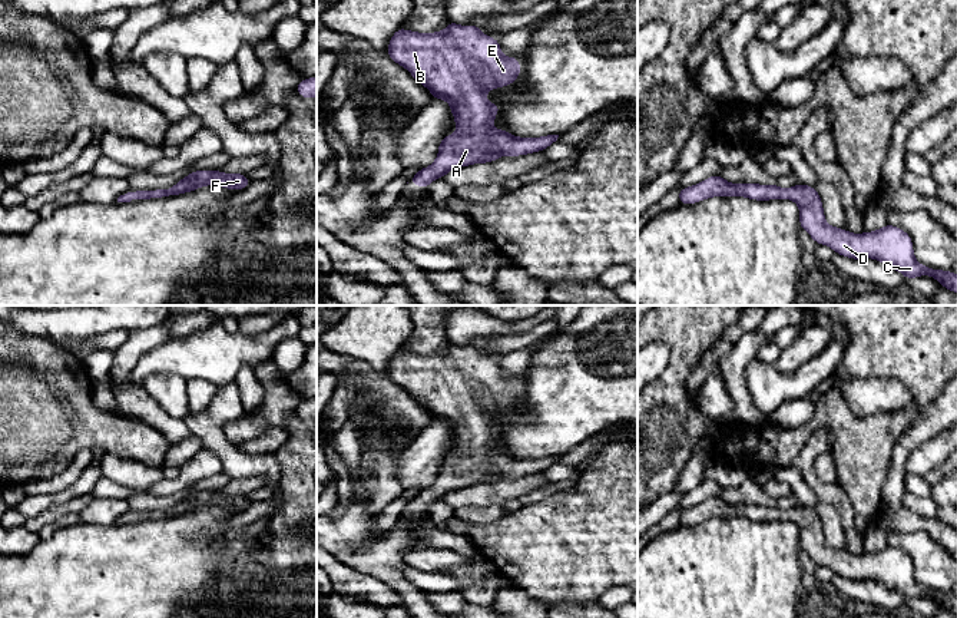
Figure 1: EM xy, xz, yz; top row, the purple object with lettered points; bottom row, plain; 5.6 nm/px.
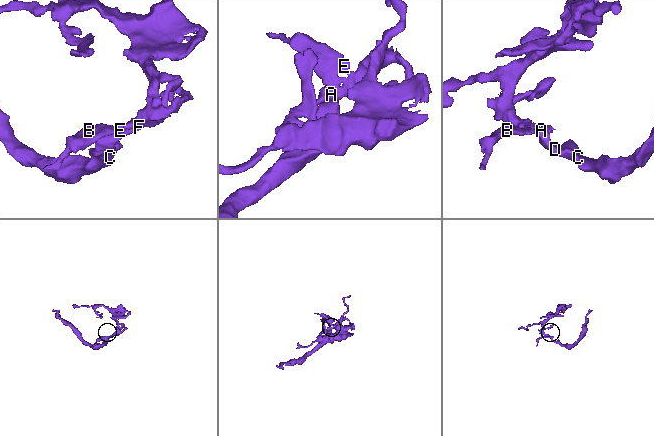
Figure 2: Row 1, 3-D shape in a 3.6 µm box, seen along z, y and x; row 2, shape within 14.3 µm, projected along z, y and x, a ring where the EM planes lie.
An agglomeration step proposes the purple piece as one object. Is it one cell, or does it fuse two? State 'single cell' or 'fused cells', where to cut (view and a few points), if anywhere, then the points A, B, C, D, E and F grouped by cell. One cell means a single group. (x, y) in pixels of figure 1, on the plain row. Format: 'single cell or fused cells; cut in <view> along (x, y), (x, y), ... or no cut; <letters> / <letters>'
single cell; no cut; A B C D E F

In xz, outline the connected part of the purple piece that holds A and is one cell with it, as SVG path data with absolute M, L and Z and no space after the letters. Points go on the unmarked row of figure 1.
M448 343L447 350L434 354L418 354L400 348L391 358L387 370L388 377L405 389L411 397L425 407L434 420L448 423L456 442L456 456L450 455L438 466L436 482L408 502L427 509L434 500L443 499L451 490L474 485L487 485L500 477L519 477L542 473L554 465L559 456L540 459L519 459L504 450L494 450L493 443L500 429L486 422L490 410L504 409L517 401L520 383L517 379L506 379L499 361L486 357L477 347L460 347Z

